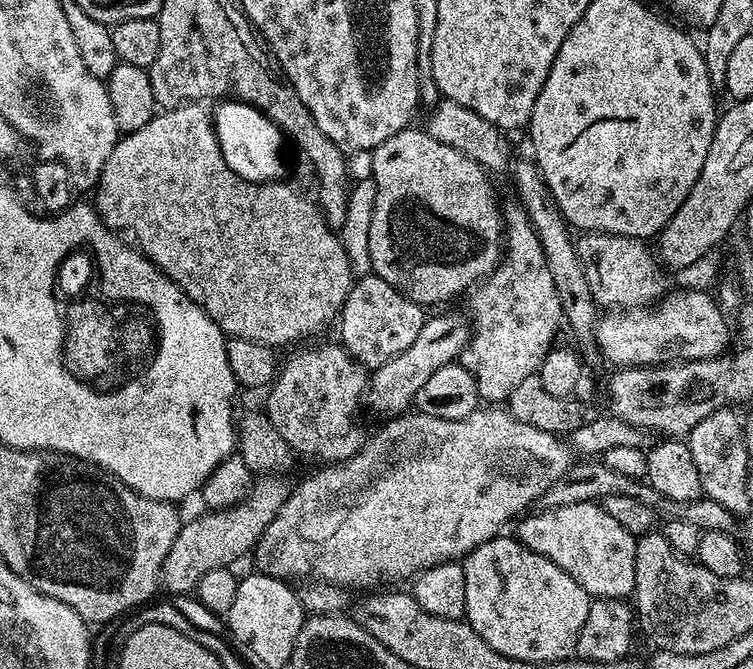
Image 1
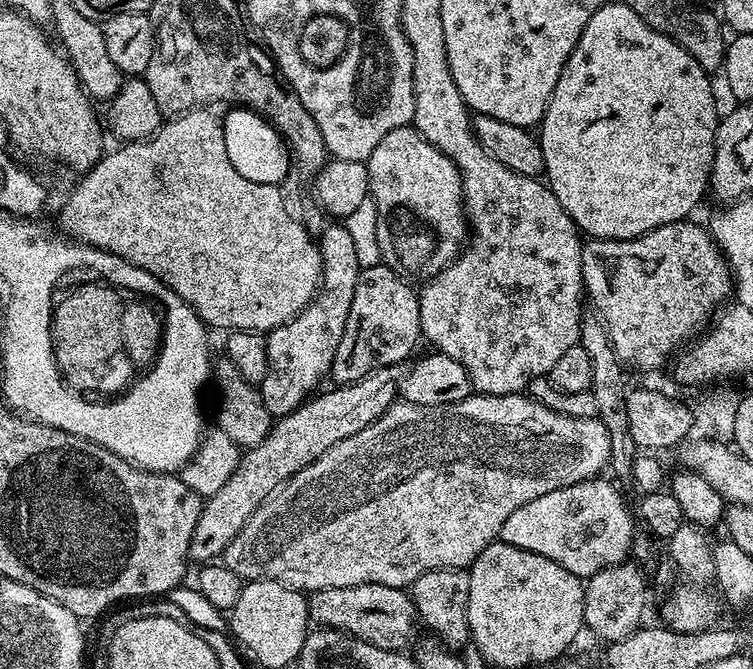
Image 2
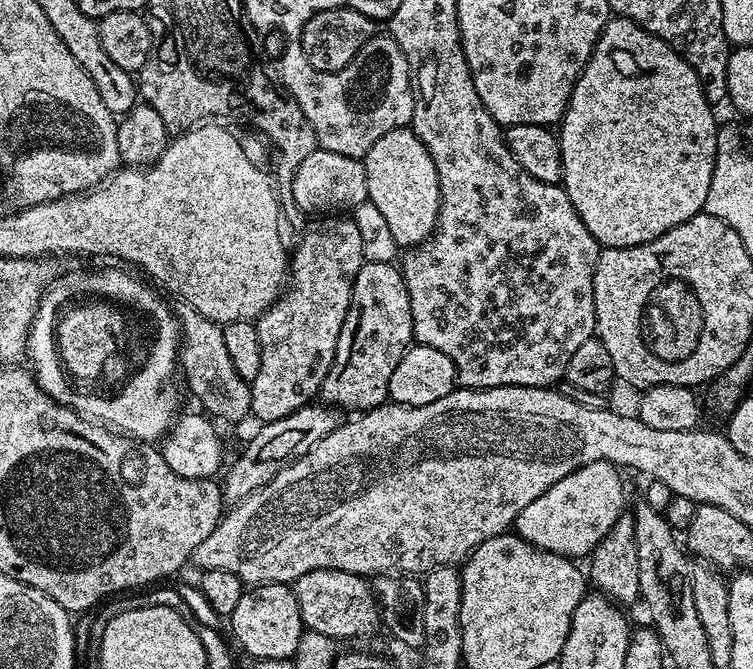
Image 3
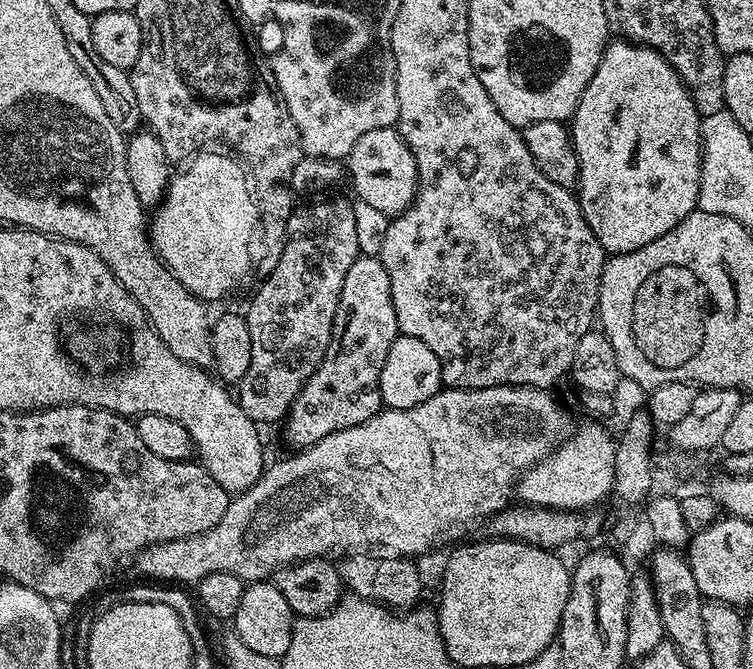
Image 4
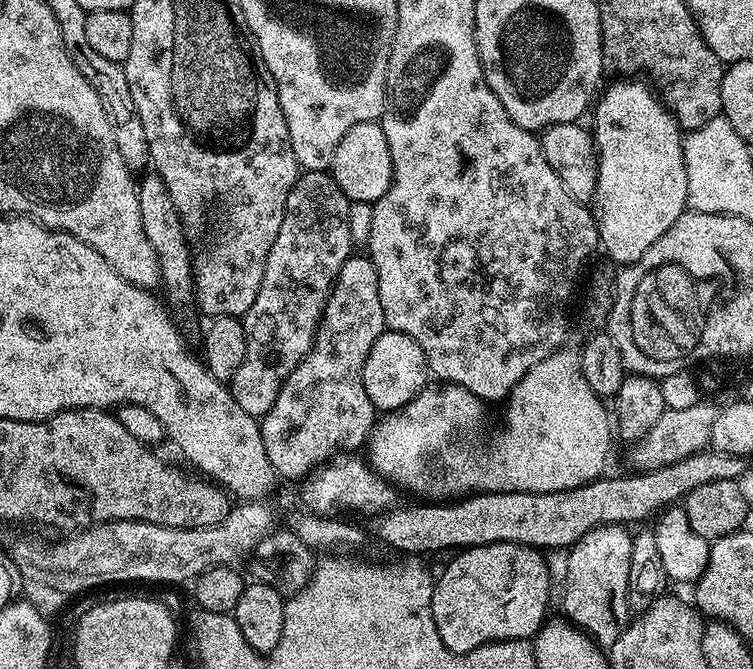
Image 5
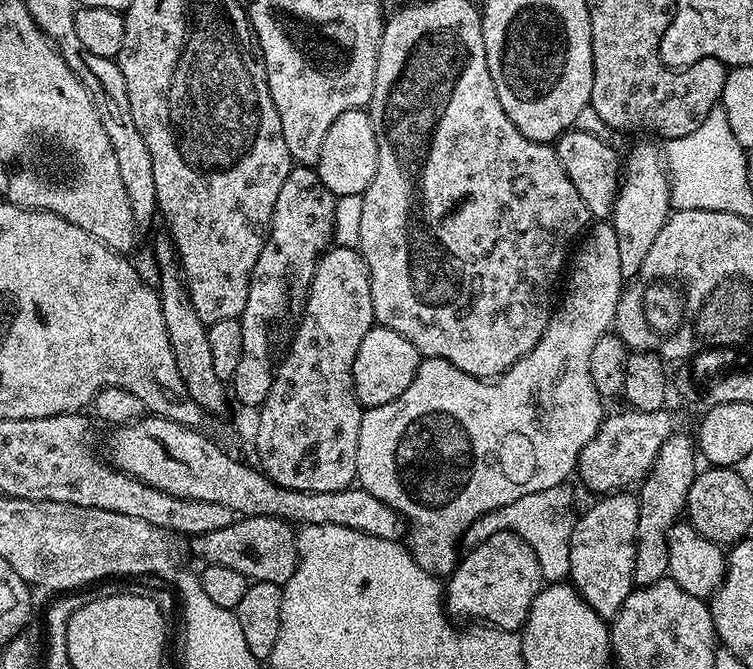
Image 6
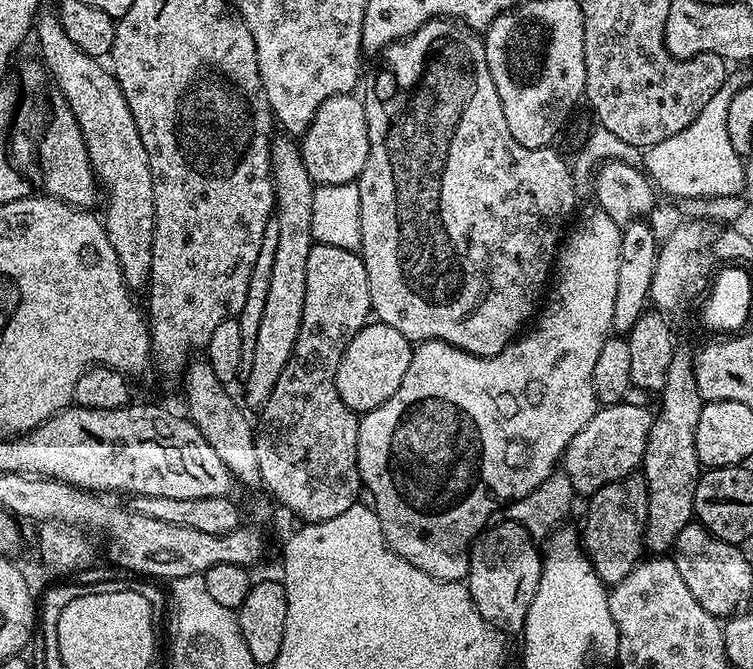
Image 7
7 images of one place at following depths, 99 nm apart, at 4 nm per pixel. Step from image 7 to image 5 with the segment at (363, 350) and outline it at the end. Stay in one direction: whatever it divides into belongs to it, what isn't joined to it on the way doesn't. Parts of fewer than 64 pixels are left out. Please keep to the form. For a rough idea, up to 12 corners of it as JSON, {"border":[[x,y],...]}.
{"border":[[385,330],[366,354],[362,386],[384,414],[429,380],[422,346]]}

